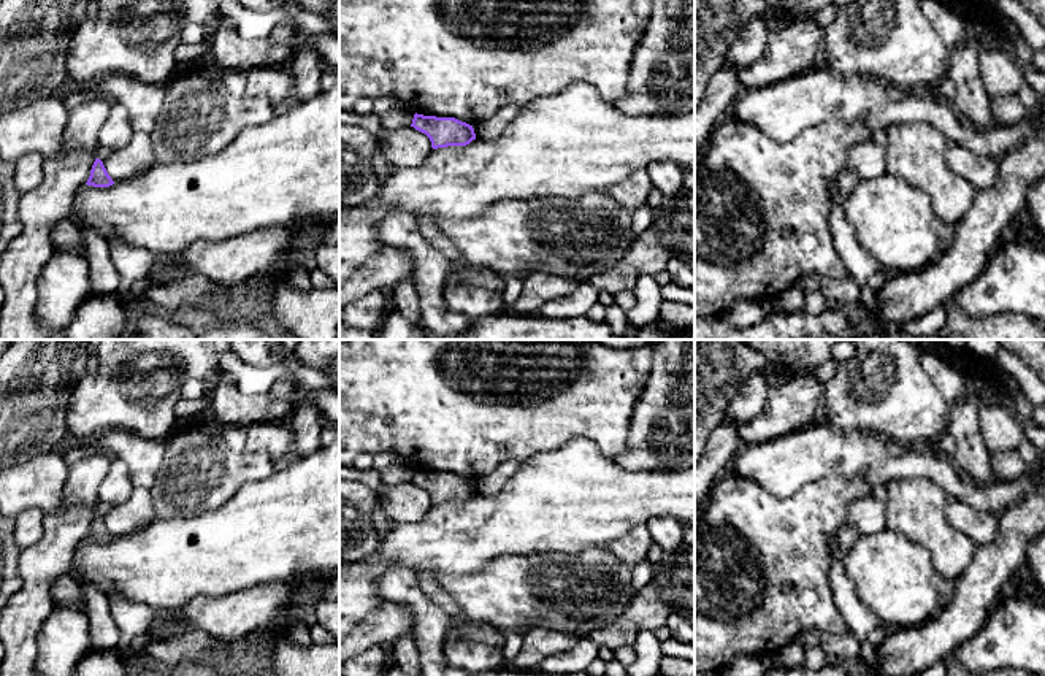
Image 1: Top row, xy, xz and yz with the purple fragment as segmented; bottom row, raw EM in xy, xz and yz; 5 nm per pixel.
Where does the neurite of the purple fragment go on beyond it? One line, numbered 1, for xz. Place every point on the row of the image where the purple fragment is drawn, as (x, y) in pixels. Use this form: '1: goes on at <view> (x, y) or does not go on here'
1: does not go on here

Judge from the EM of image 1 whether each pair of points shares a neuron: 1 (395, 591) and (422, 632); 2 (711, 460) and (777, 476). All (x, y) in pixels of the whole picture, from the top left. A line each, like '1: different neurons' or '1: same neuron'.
1: same neuron
2: different neurons

